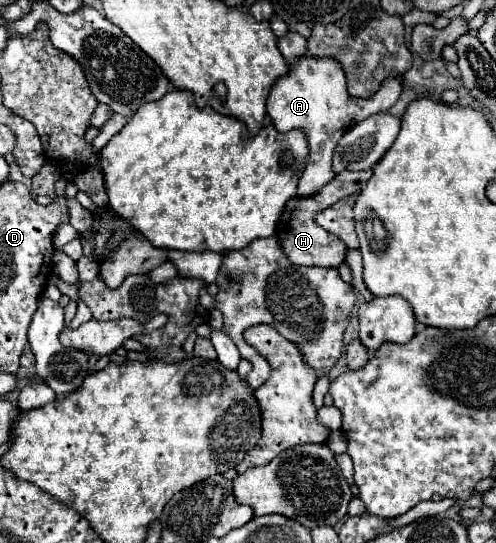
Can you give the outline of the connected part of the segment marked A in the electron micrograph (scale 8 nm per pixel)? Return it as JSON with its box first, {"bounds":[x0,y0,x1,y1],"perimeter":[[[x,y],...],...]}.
{"bounds":[267,55,401,197],"perimeter":[[[313,55],[299,57],[297,63],[293,63],[289,71],[273,83],[271,93],[267,97],[267,113],[277,131],[287,133],[295,127],[301,127],[311,147],[307,167],[299,179],[297,195],[313,197],[315,193],[319,193],[321,187],[325,187],[335,177],[331,169],[331,155],[343,133],[349,131],[359,121],[367,119],[369,115],[387,111],[399,99],[399,95],[401,95],[401,81],[397,77],[389,77],[381,83],[381,89],[373,97],[369,99],[349,97],[345,89],[345,73],[339,61],[335,61],[333,57],[313,57]]]}

